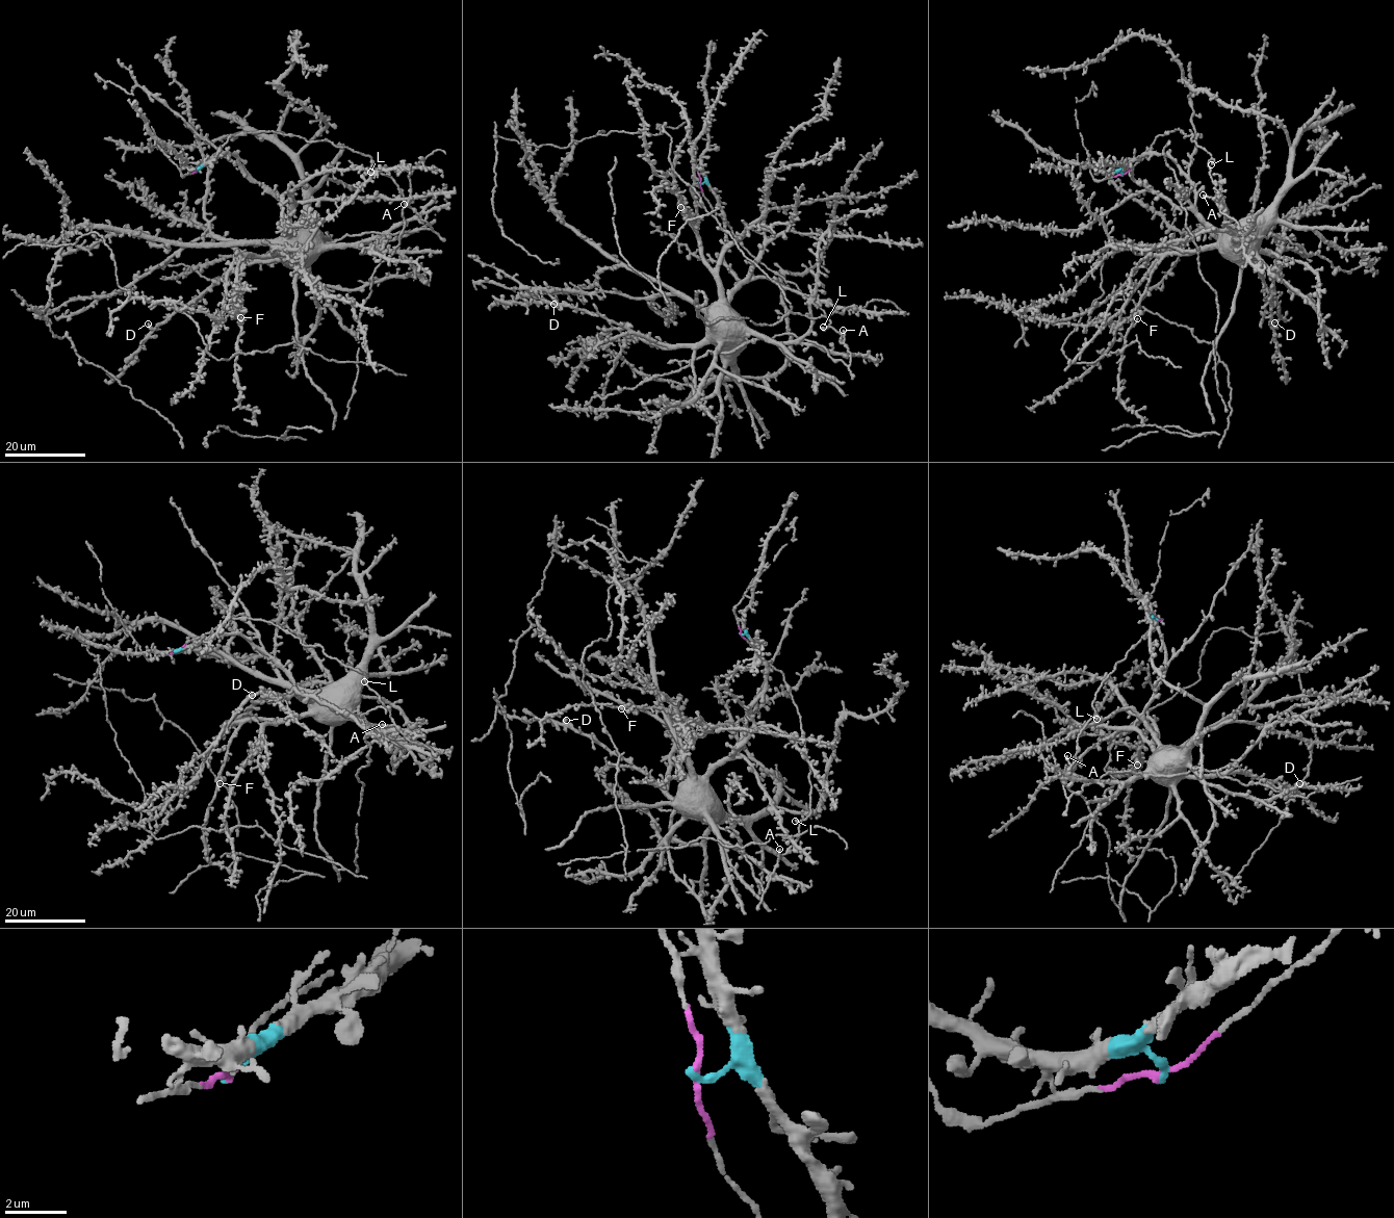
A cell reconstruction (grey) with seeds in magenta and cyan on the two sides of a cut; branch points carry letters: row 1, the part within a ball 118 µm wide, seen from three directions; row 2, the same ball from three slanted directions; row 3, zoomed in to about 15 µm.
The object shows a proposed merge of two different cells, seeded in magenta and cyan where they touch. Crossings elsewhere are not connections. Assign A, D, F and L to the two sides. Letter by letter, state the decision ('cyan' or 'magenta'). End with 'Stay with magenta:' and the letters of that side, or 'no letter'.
A: magenta
D: cyan
F: cyan
L: magenta
Stay with magenta: A, L

